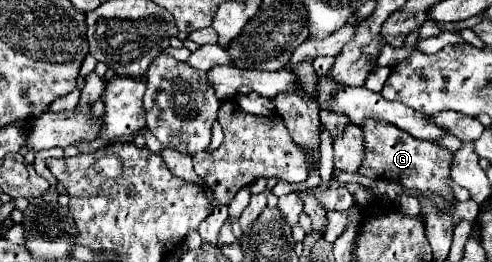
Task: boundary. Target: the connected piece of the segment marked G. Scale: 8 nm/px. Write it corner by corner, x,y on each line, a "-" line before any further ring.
362,122
360,128
364,130
364,162
360,164
358,174
374,180
394,180
402,186
418,188
422,192
436,190
448,202
454,202
454,194
448,188
450,164
454,154
450,154
446,148
440,148
434,142
420,142
418,138
404,134
404,130
388,126
388,122

